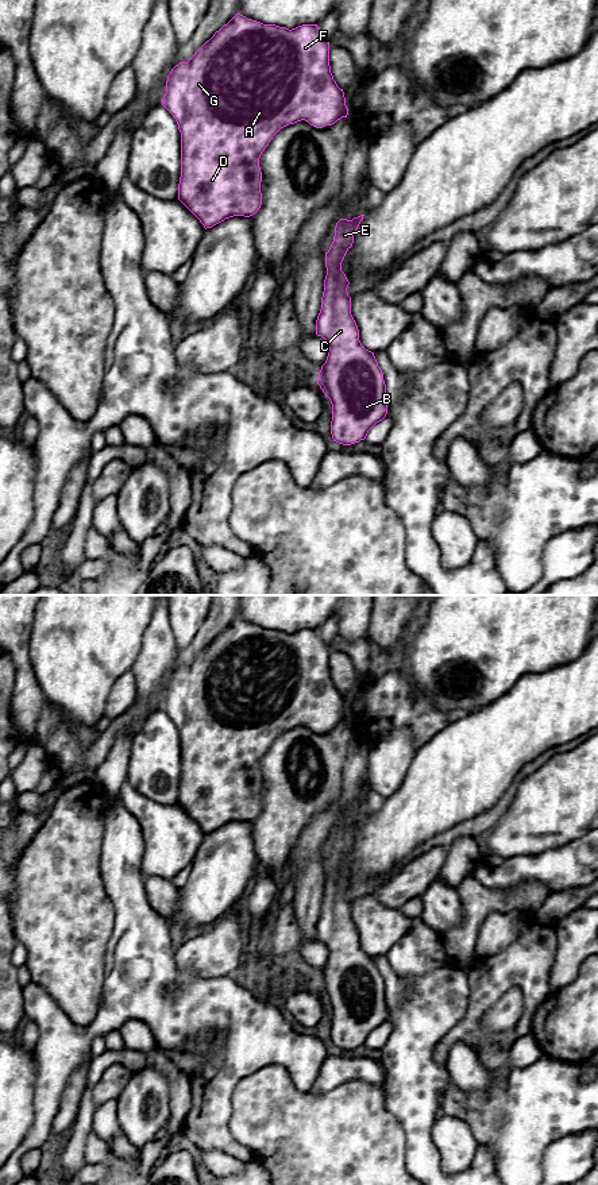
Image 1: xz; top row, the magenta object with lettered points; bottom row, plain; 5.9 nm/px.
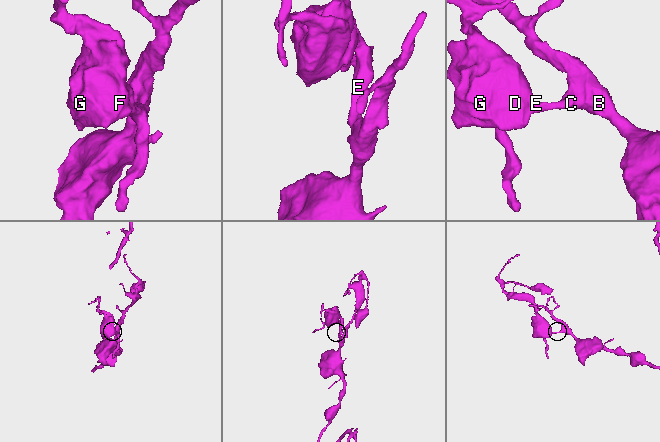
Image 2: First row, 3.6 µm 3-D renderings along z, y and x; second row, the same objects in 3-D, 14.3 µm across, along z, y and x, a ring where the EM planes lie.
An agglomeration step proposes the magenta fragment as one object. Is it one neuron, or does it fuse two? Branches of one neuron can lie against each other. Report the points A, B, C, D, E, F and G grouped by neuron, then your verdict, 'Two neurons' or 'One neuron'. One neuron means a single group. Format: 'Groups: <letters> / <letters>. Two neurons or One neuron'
Groups: A B C D E F G. One neuron

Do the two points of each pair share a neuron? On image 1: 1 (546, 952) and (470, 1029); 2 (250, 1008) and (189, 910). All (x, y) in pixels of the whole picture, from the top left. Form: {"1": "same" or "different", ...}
{"1": "same", "2": "different"}

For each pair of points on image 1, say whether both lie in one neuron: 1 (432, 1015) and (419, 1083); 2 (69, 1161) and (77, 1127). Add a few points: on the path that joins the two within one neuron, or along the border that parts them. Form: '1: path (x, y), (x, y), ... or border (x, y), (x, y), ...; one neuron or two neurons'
1: path (419, 1031), (419, 1066); one neuron
2: path (73, 1153), (77, 1135); one neuron

